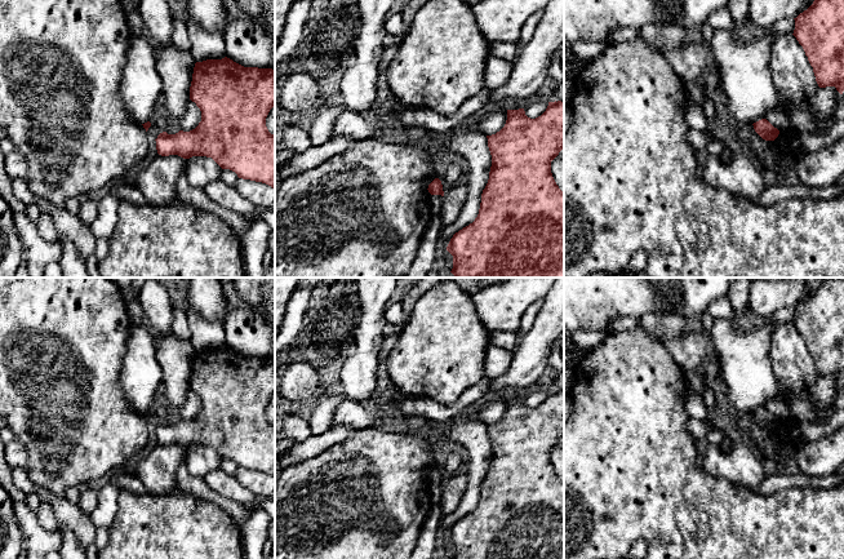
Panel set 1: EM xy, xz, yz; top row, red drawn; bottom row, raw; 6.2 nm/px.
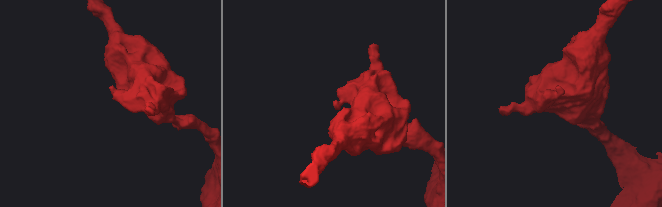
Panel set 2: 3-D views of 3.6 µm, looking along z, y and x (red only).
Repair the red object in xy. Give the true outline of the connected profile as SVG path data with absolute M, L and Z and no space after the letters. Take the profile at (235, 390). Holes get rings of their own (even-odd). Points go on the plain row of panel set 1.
M227 346L196 351L190 389L200 398L201 411L190 421L160 422L155 429L157 443L161 445L178 444L183 448L212 447L222 458L235 461L239 467L262 471L275 479L275 423L271 423L266 416L266 407L275 395L275 360L272 358L244 356Z

